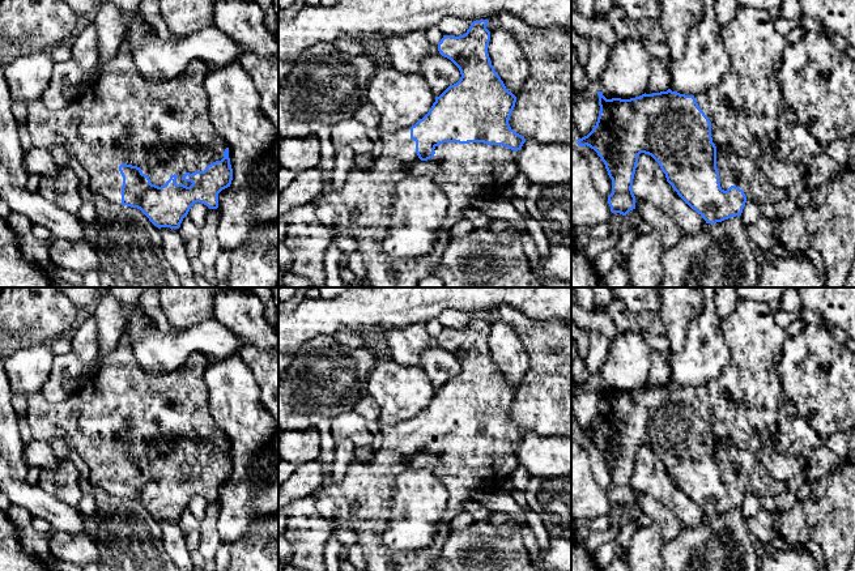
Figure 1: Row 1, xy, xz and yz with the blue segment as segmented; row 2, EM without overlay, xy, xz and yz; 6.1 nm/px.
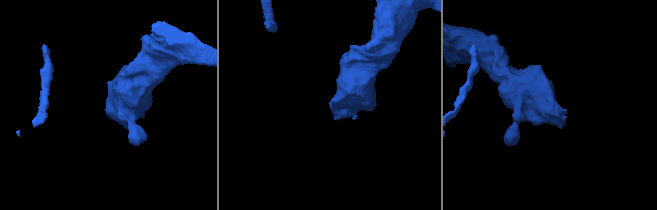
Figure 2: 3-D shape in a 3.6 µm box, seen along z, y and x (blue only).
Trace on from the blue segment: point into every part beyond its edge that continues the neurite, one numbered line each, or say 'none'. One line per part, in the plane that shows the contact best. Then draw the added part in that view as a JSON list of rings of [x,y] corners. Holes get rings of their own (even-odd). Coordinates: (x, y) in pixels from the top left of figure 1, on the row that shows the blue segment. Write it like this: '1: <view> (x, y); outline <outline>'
1: xy (164, 128); outline [[[122,43],[97,81],[85,93],[71,95],[64,107],[50,110],[41,98],[27,103],[26,127],[31,144],[47,150],[63,148],[88,174],[90,191],[115,204],[122,204],[122,163],[140,167],[158,187],[174,174],[176,184],[190,187],[192,183],[182,176],[221,161],[227,148],[209,119],[208,72],[208,64],[196,59],[176,78],[152,84],[135,65],[129,47]]]

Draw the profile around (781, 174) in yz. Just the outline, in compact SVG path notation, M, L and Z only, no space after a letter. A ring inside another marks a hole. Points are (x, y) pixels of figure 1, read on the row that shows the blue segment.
M771 150L763 152L758 166L767 180L777 188L787 188L807 175L807 167L796 162L782 162Z

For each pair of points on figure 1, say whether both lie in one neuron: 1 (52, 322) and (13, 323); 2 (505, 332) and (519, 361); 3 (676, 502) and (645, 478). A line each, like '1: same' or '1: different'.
1: same
2: same
3: same

